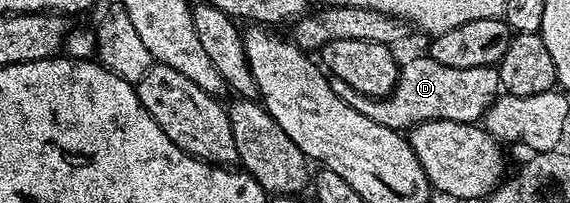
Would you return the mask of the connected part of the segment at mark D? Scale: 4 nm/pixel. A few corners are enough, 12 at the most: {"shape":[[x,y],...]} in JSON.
{"shape":[[401,64],[380,99],[330,88],[376,125],[405,132],[443,119],[477,124],[500,94],[497,66]]}

